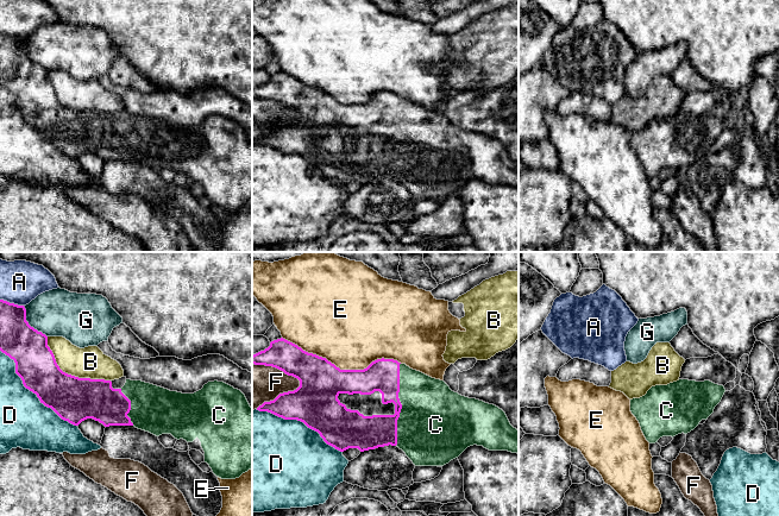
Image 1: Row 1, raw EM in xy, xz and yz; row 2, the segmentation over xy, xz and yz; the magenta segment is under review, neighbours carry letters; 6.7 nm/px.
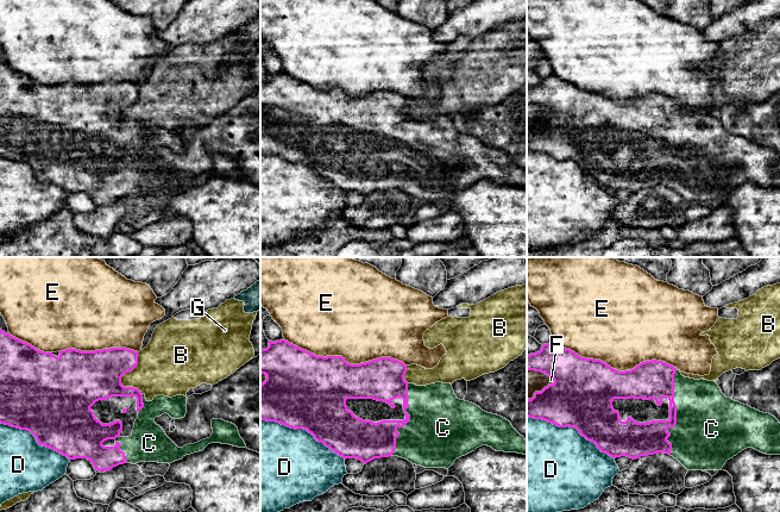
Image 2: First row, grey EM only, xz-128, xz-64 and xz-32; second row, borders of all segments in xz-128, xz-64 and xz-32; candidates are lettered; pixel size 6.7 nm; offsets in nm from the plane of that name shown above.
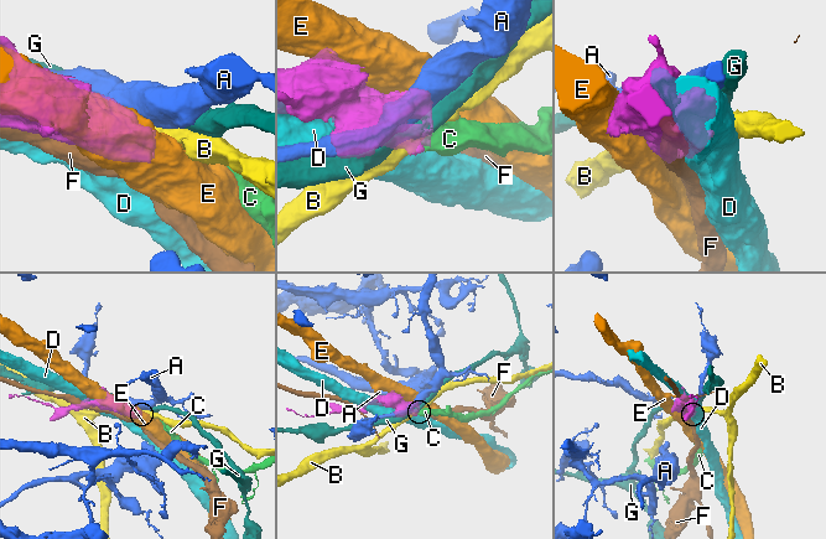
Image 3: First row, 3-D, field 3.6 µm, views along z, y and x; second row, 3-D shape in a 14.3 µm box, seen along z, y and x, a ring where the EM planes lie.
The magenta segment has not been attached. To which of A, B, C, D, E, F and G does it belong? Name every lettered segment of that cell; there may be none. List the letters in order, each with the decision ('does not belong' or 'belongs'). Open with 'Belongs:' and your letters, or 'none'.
Belongs: C
A: does not belong
B: does not belong
C: belongs
D: does not belong
E: does not belong
F: does not belong
G: does not belong

